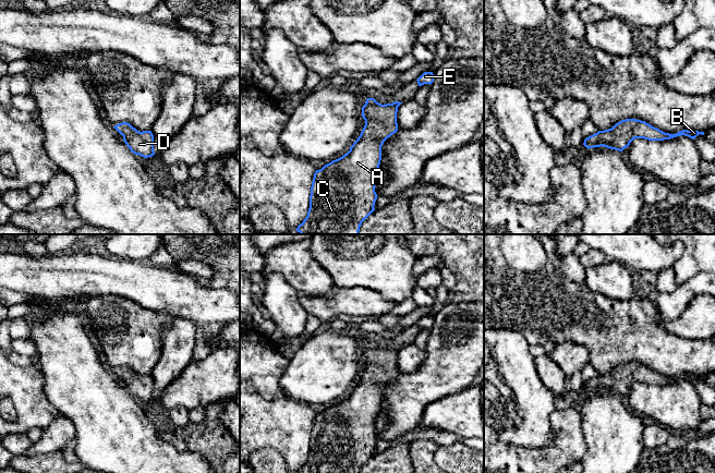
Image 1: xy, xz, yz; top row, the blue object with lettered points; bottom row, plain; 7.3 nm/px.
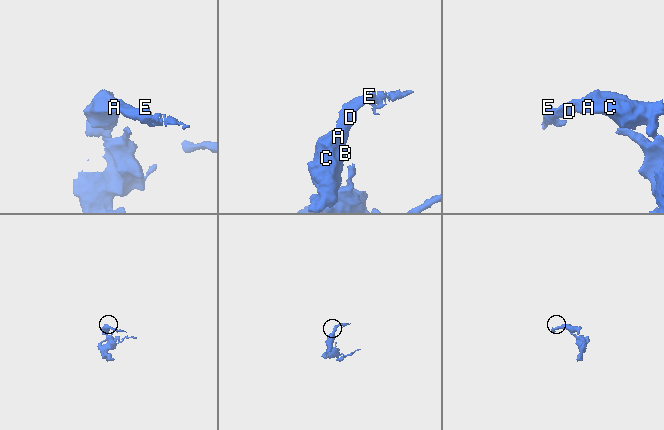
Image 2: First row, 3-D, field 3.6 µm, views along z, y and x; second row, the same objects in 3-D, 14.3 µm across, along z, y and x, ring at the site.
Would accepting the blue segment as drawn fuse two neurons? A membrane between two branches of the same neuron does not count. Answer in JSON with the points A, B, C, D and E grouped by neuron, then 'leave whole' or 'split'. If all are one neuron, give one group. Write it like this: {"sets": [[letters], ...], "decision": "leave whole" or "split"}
{"sets": [["A", "B", "C", "D", "E"]], "decision": "leave whole"}

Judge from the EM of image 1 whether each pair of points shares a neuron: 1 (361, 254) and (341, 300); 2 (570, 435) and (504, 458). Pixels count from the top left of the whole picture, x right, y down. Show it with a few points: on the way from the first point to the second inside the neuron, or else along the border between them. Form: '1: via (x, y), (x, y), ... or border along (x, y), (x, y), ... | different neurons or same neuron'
1: border along (335, 284), (341, 288), (373, 289) | different neurons
2: via (554, 451), (548, 457), (520, 458) | same neuron

